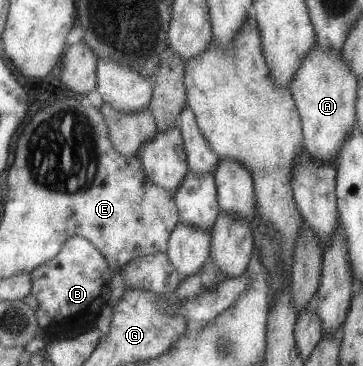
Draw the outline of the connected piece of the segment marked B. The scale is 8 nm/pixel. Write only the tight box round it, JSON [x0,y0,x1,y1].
[29,238,113,339]

